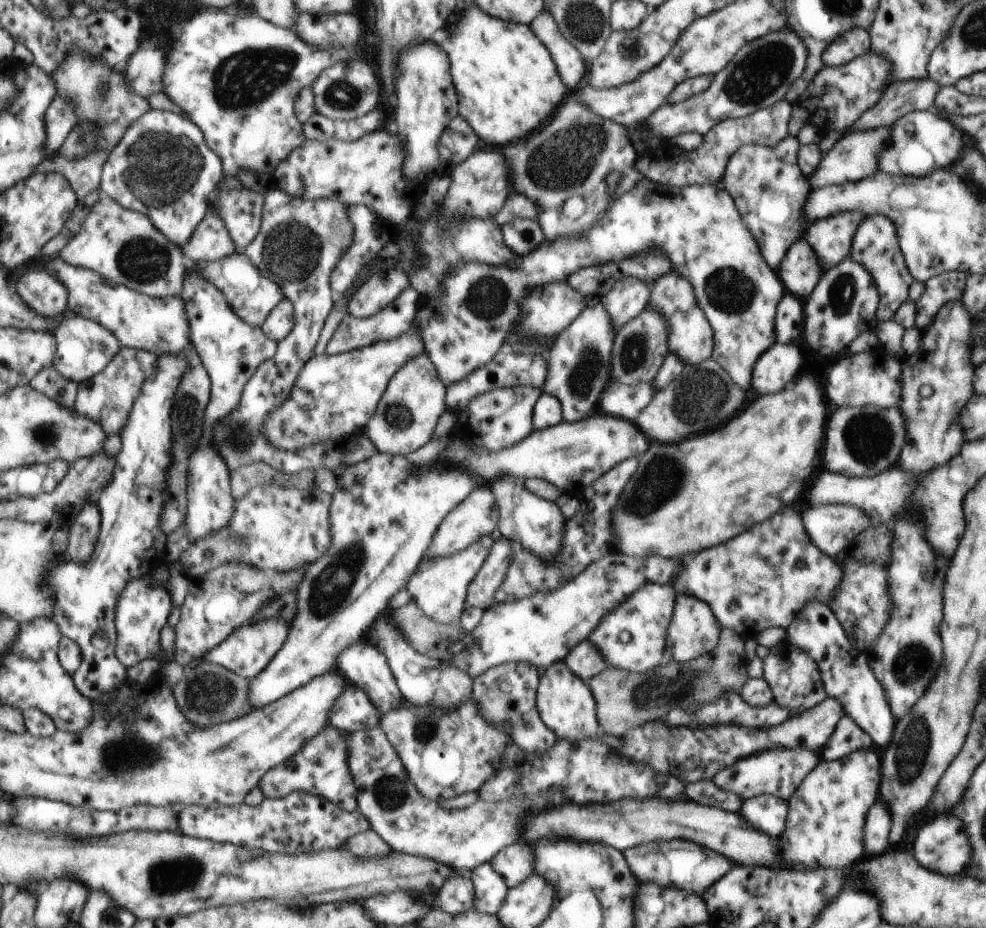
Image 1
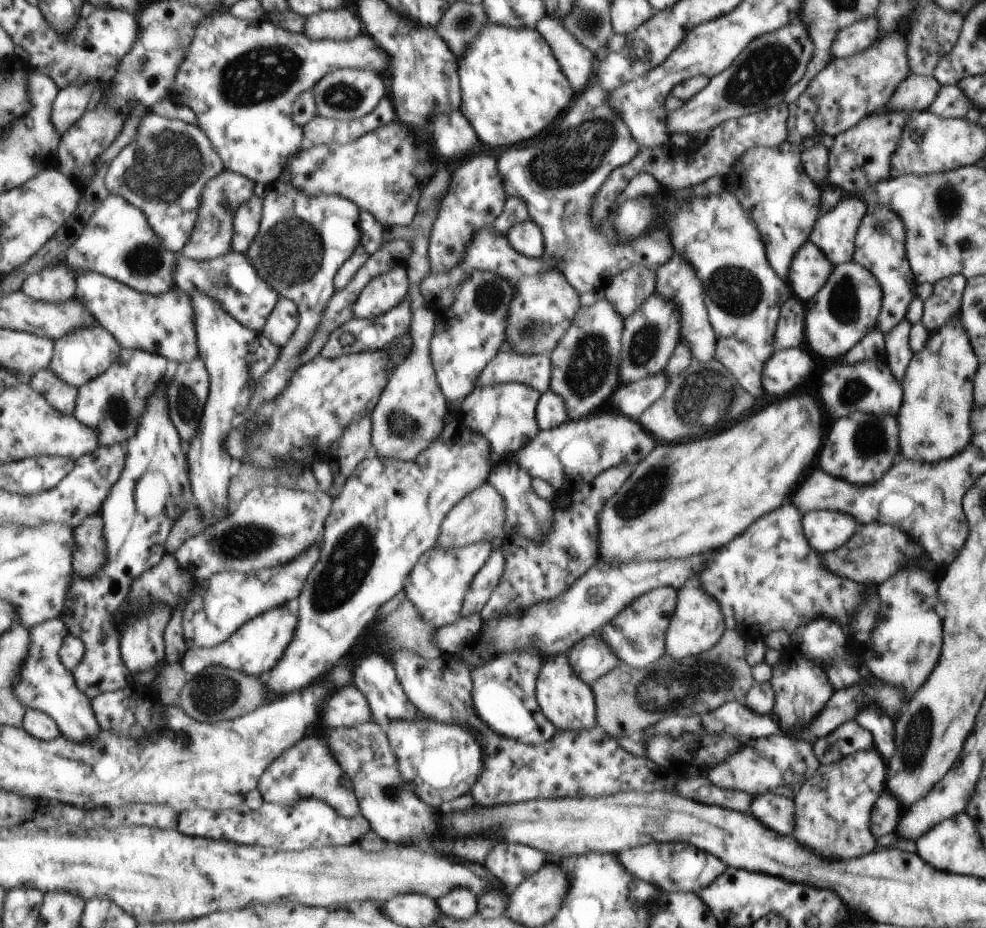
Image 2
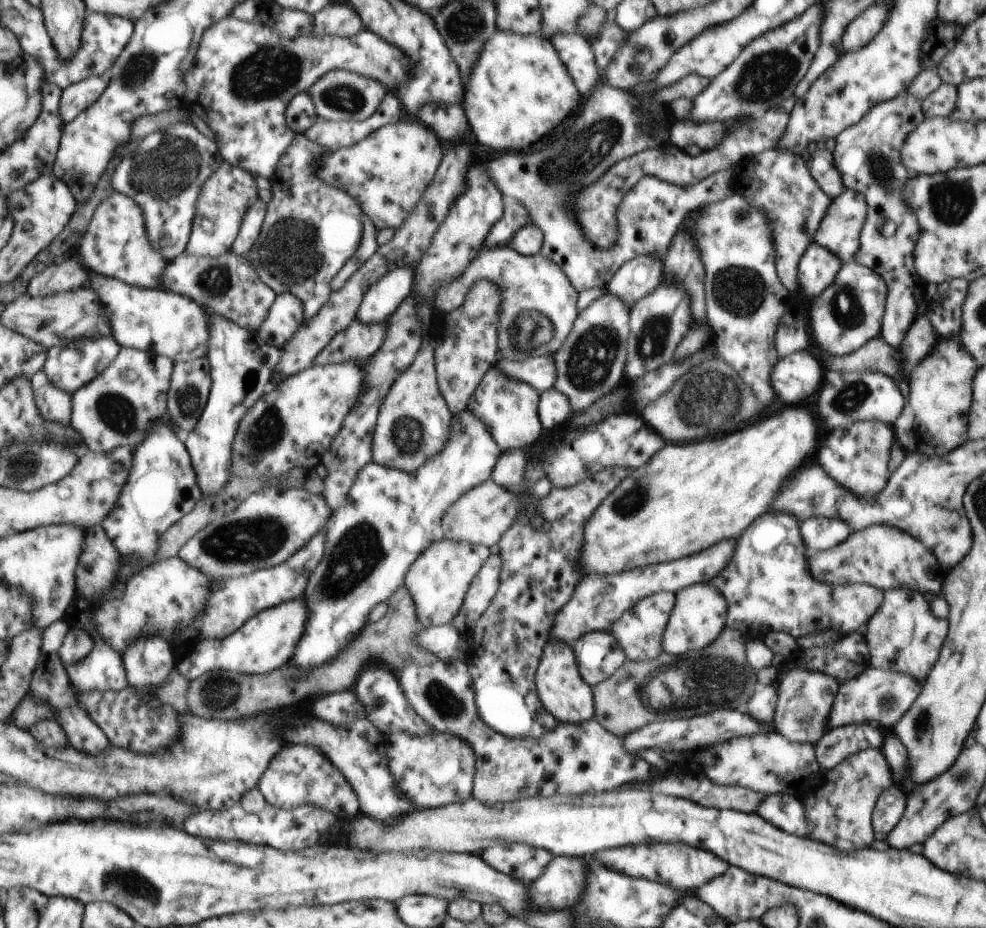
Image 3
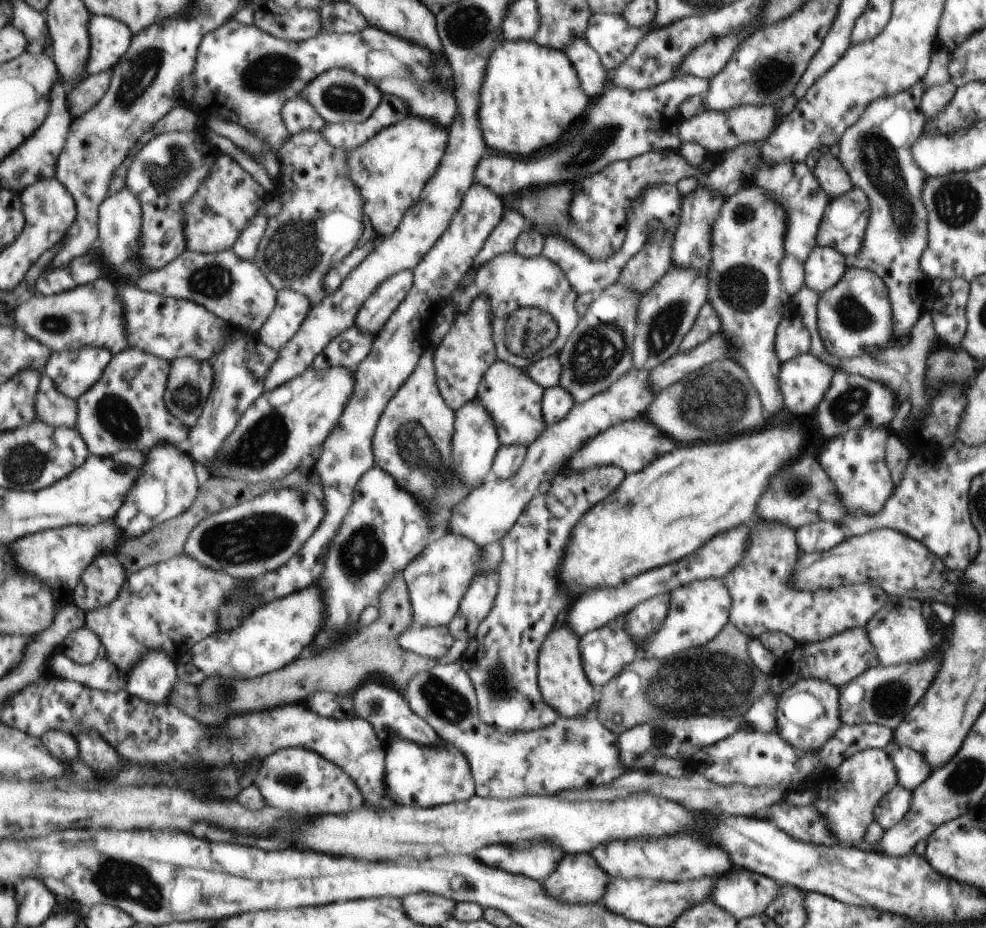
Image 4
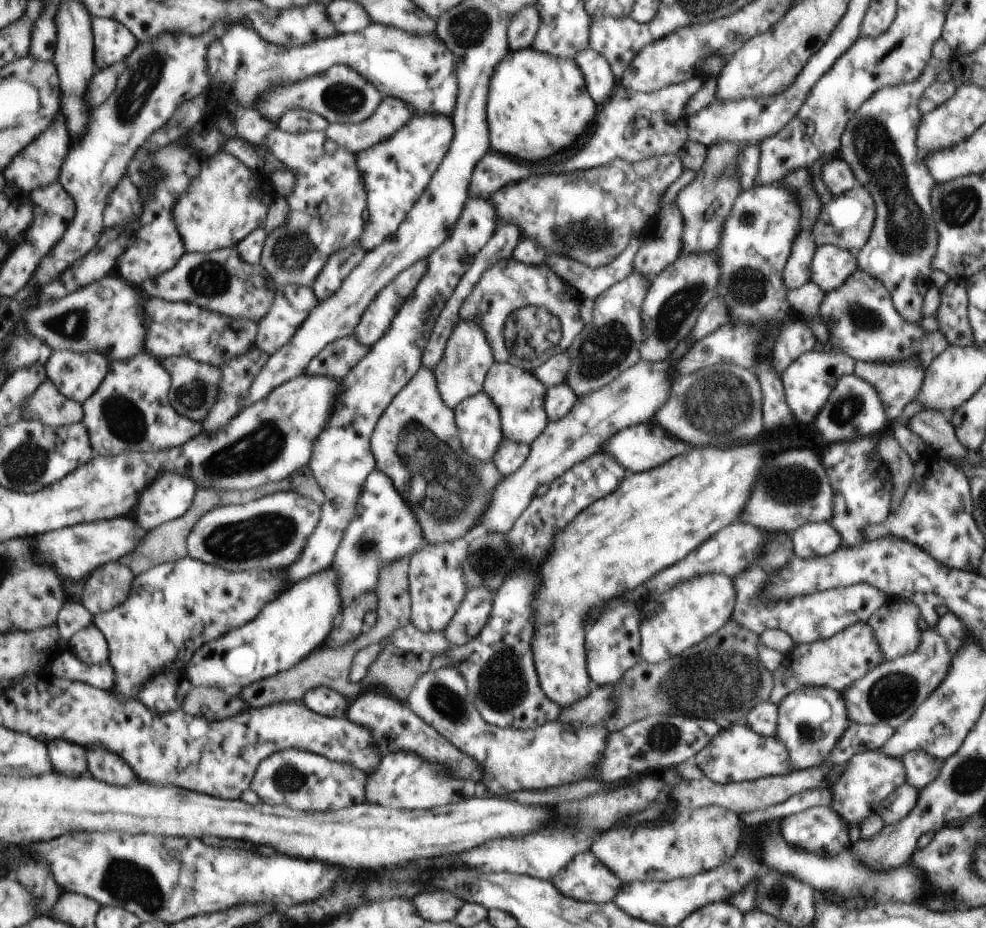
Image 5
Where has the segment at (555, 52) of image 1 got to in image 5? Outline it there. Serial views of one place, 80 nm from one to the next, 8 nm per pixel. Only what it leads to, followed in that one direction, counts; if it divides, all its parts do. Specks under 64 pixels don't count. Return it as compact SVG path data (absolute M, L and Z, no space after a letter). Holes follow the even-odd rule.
M590 48L579 50L574 59L575 64L583 75L583 82L586 82L586 90L590 98L599 106L613 94L615 86L614 74L611 74L607 62L597 51Z

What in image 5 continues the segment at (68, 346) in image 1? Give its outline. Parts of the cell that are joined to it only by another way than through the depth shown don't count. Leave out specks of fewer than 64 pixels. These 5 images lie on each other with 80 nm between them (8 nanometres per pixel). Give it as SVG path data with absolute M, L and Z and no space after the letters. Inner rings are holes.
M55 351L46 372L63 396L83 405L106 380L111 358L103 352Z

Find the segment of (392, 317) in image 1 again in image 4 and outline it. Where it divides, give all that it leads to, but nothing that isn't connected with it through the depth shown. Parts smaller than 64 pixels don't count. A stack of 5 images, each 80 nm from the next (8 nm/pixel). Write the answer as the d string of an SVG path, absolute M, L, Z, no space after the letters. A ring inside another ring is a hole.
M357 326L340 334L314 360L313 367L325 370L329 367L343 367L355 372L370 355L375 336L360 331Z

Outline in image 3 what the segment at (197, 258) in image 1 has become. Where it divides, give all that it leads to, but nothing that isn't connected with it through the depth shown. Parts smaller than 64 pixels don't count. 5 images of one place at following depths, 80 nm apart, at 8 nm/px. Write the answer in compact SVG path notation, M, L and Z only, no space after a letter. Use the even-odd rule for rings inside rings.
M224 160L214 176L203 185L196 206L194 228L187 252L198 257L218 257L233 250L234 242L242 232L246 214L258 200L257 180L251 172Z

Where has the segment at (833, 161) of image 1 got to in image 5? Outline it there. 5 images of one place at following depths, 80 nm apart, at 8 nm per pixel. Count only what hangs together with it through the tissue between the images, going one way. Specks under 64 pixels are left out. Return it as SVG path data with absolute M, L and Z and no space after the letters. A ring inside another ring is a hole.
M932 56L927 62L922 76L917 80L907 82L907 84L897 84L897 86L883 86L859 106L858 112L851 118L846 126L846 131L842 134L842 145L836 153L853 172L856 185L865 188L871 194L875 208L869 238L855 256L857 269L873 275L886 287L894 310L898 312L899 318L903 318L905 322L918 323L921 320L922 300L925 297L925 290L929 286L931 260L935 254L935 242L937 241L933 204L930 202L934 180L925 164L921 162L917 148L918 126L923 117L918 104L927 86L935 81L935 76L939 72L948 70L948 67L949 62L939 62Z

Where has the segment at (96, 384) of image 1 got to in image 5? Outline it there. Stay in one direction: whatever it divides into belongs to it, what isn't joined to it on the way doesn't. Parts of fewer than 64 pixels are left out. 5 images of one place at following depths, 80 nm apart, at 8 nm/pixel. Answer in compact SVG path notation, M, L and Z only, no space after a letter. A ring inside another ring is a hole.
M146 351L129 360L113 360L106 380L89 400L83 402L84 424L90 432L90 442L95 454L115 457L123 452L163 452L183 446L203 433L201 421L195 422L179 414L171 406L170 391L172 377L160 360Z

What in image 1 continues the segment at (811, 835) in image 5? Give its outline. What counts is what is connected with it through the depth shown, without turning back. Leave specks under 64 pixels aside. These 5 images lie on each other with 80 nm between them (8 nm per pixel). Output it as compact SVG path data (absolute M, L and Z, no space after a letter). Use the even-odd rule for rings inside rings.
M760 794L742 799L740 810L743 818L751 822L751 826L759 826L759 830L763 830L765 834L779 836L785 828L785 818L787 818L785 799L770 794Z

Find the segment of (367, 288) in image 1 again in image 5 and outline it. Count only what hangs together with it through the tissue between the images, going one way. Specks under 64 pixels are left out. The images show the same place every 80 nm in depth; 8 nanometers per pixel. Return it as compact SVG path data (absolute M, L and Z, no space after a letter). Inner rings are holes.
M426 259L417 261L393 278L390 284L383 286L375 301L365 310L355 330L354 334L361 344L367 344L371 348L383 338L385 330L391 324L391 318L397 314L405 298L411 296L419 278L423 277L425 266L427 266Z

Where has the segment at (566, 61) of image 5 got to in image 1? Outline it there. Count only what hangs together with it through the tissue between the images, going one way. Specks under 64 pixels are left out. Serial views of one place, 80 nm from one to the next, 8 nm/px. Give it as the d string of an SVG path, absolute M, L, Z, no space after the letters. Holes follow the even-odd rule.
M463 4L457 11L460 16L447 22L447 38L438 44L448 54L454 86L459 86L457 97L463 98L458 101L457 116L468 122L477 137L491 146L503 146L529 136L529 132L535 130L535 126L539 126L539 122L545 120L565 96L565 84L554 60L529 26L493 18L480 11L475 4Z

